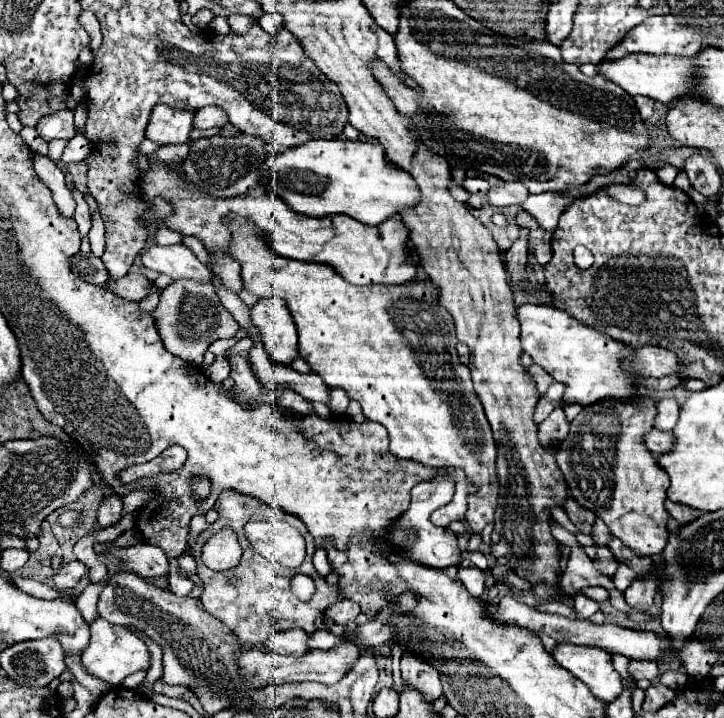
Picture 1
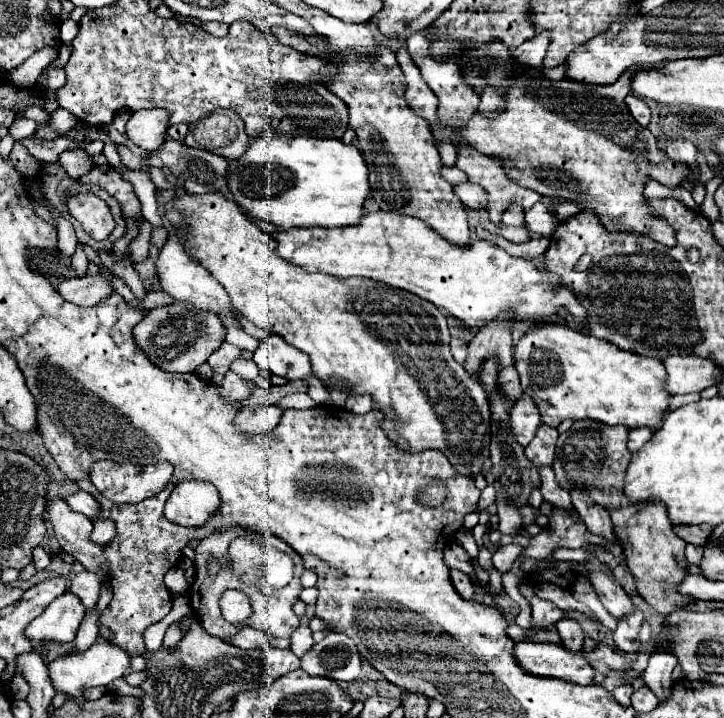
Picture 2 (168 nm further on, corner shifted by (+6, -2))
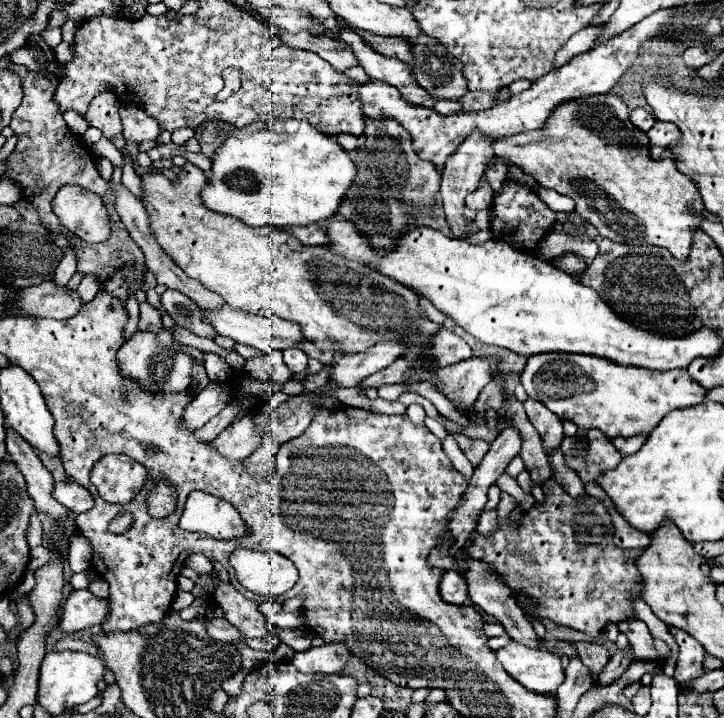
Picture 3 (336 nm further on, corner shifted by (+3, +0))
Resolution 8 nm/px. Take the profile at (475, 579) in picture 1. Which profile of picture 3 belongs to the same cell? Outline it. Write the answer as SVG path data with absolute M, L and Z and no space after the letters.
M456 570L444 572L444 578L440 580L440 598L444 598L444 602L456 604L456 606L466 602L468 586L466 586L464 578Z

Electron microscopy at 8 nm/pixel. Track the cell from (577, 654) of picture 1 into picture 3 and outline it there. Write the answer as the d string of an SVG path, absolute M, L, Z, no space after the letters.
M510 642L496 652L496 658L504 670L530 692L556 692L556 688L564 682L560 654L552 650L534 650L524 644Z

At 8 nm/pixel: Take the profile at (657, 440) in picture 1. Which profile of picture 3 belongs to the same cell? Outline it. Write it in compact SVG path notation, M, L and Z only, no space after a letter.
M616 436L612 438L612 444L616 446L616 450L622 454L622 456L628 456L628 454L634 454L642 448L646 436L632 436L632 438L624 438L624 436Z

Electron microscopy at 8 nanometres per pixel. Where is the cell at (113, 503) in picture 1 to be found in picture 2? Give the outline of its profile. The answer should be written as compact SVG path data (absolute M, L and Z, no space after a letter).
M79 490L79 492L73 494L73 496L69 496L69 498L67 498L67 504L69 504L69 508L85 514L85 516L91 518L91 520L95 520L95 518L101 514L101 512L99 512L99 510L101 510L101 508L99 508L99 502L97 502L89 492L83 492L83 490Z

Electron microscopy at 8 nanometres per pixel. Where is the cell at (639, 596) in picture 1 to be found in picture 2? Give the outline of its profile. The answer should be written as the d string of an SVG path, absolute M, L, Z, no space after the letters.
M633 608L633 612L629 612L629 616L625 616L625 620L617 622L613 638L615 638L615 646L619 650L635 652L641 648L641 642L637 640L637 632L639 632L641 622L643 622L643 612L639 608Z

